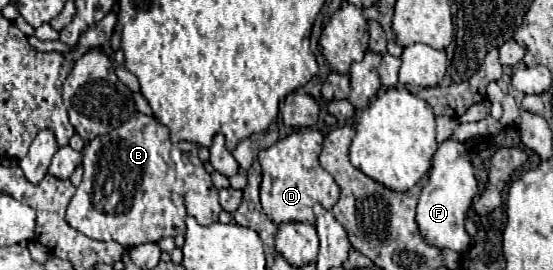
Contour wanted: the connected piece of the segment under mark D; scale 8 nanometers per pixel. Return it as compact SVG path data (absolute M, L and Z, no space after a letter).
M297 130L291 136L275 142L271 148L259 152L263 170L261 206L265 216L279 224L287 222L315 222L313 206L327 204L327 210L339 200L339 186L334 178L319 164L323 136L319 130Z

